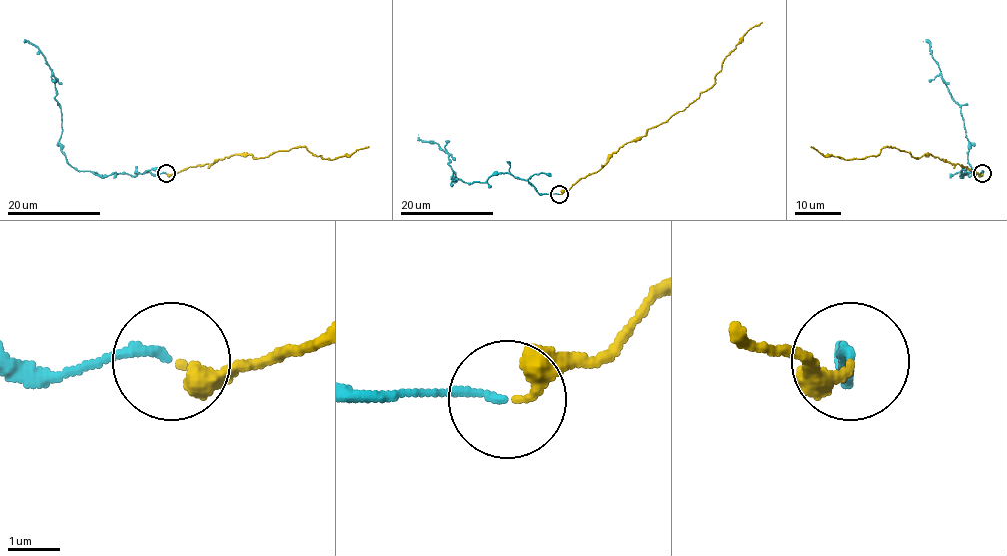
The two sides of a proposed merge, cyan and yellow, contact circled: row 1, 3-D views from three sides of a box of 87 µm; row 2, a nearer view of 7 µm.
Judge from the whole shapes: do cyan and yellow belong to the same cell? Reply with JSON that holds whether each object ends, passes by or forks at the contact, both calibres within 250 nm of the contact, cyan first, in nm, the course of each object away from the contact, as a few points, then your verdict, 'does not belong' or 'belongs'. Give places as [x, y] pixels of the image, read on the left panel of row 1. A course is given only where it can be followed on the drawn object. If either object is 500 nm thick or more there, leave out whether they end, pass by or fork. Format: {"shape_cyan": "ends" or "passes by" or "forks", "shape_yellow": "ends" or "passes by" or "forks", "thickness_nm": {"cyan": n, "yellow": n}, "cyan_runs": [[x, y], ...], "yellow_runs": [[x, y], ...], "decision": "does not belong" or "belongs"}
{"shape_cyan": "ends", "shape_yellow": "ends", "thickness_nm": {"cyan": 140, "yellow": 220}, "cyan_runs": [[166, 173], [95, 175], [71, 166], [60, 142], [61, 106], [55, 97], [53, 70], [43, 54], [25, 41]], "yellow_runs": [[166, 173], [235, 155], [265, 158], [276, 151], [305, 146], [330, 159], [369, 146]], "decision": "does not belong"}

